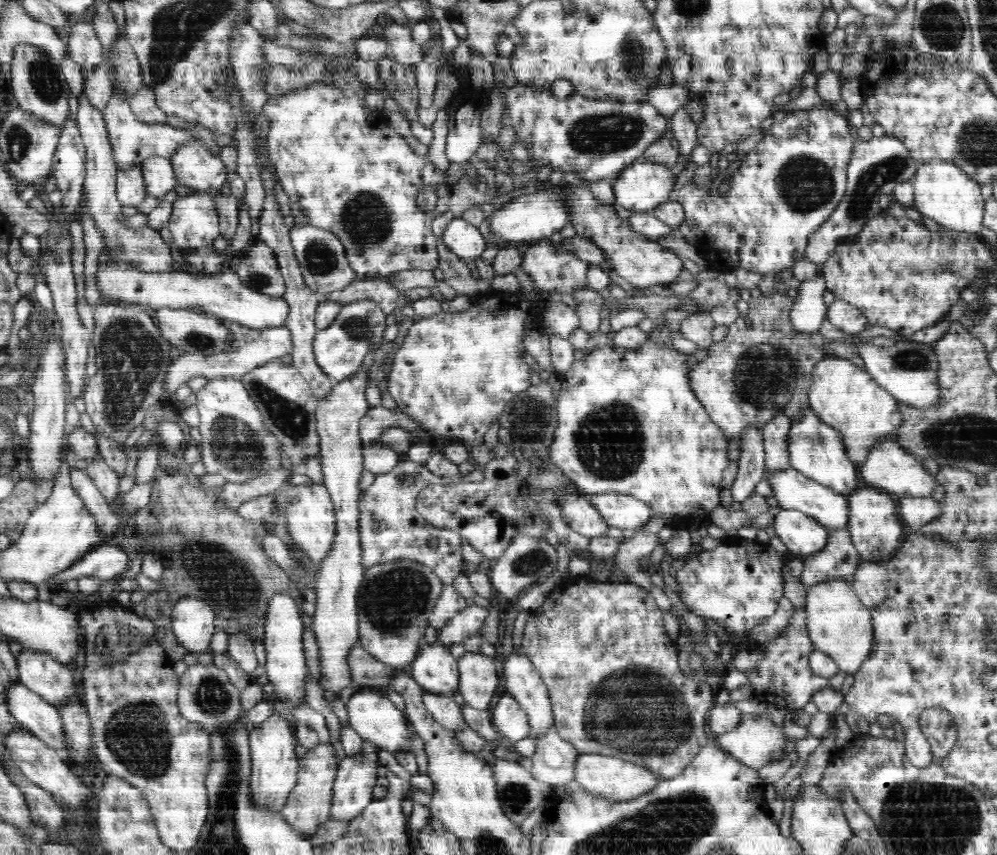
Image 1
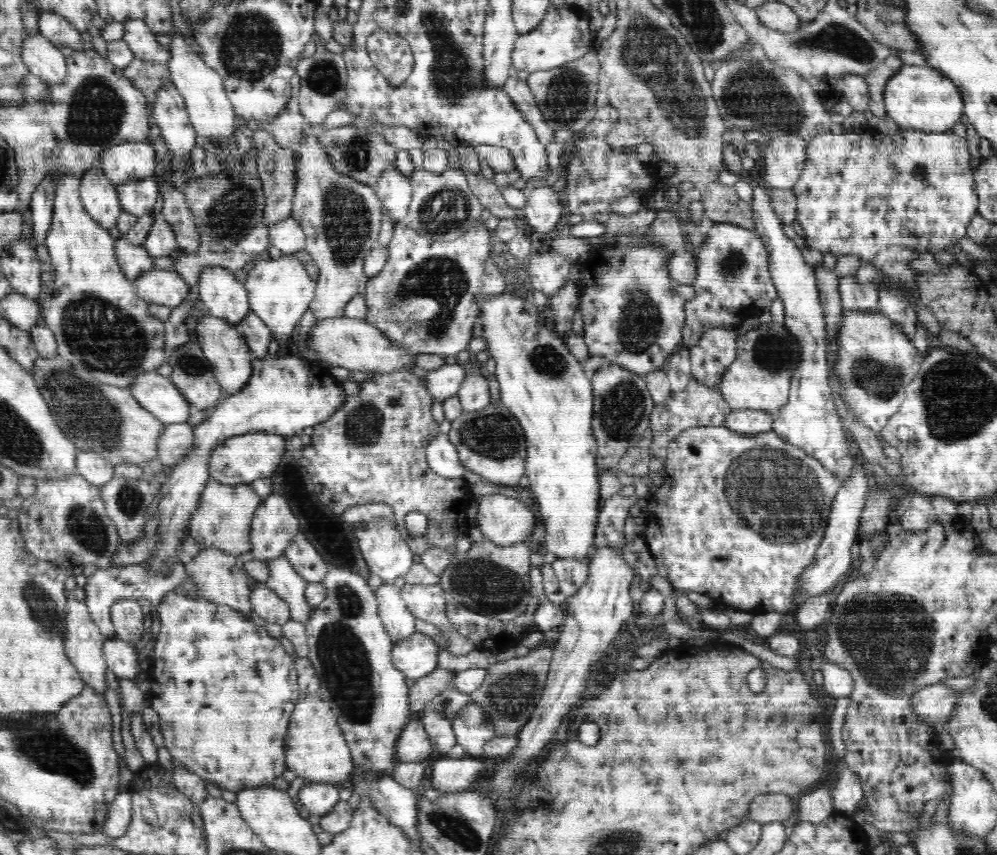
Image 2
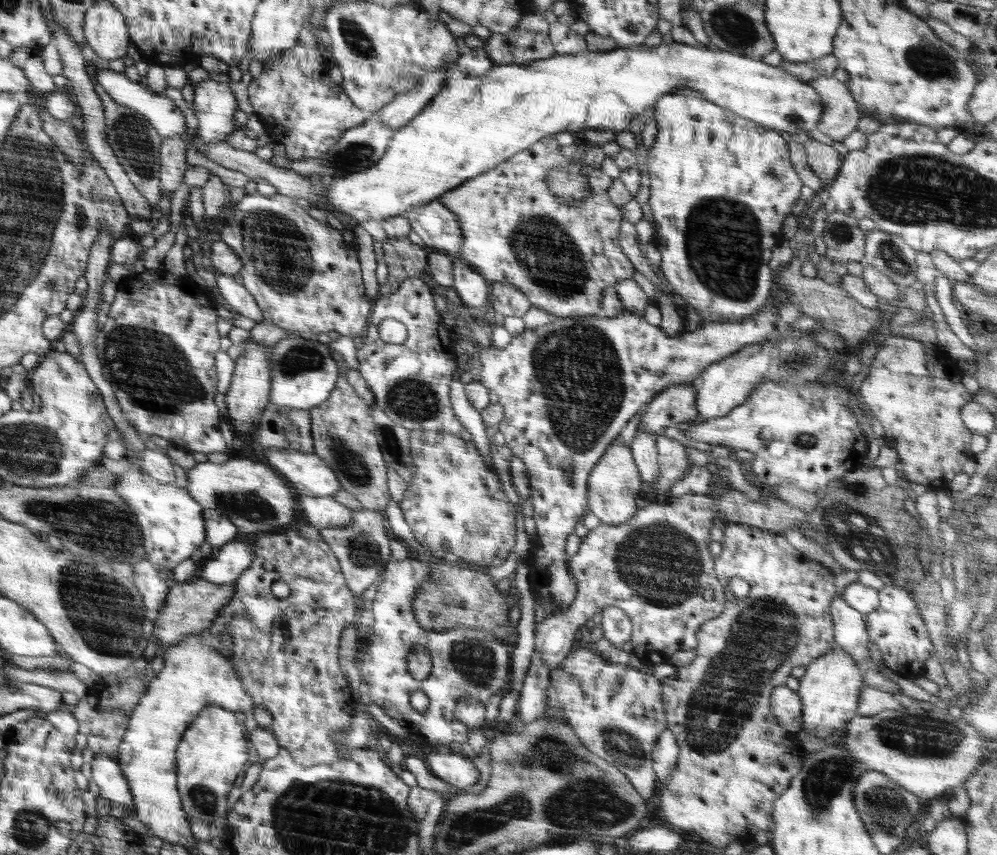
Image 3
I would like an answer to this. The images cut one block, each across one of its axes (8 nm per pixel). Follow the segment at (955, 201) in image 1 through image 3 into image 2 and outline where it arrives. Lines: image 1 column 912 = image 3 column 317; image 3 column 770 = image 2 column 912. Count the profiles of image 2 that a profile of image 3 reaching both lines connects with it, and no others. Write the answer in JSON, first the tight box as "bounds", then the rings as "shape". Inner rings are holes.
{"bounds":[883,65,964,132],"shape":[[[928,65],[900,66],[900,70],[886,82],[883,101],[887,116],[890,116],[901,129],[946,132],[952,130],[964,114],[964,101],[956,84],[938,69]]]}

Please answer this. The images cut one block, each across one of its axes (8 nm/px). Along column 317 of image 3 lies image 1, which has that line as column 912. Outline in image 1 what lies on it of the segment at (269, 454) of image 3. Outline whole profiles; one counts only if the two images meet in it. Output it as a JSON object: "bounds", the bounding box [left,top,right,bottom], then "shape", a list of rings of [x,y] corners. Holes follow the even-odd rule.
{"bounds":[858,440,938,499],"shape":[[[891,440],[876,444],[866,461],[859,464],[858,468],[866,486],[886,491],[896,499],[930,496],[938,484],[937,477],[932,476],[928,470],[924,469],[921,460],[905,452],[898,442]]]}

